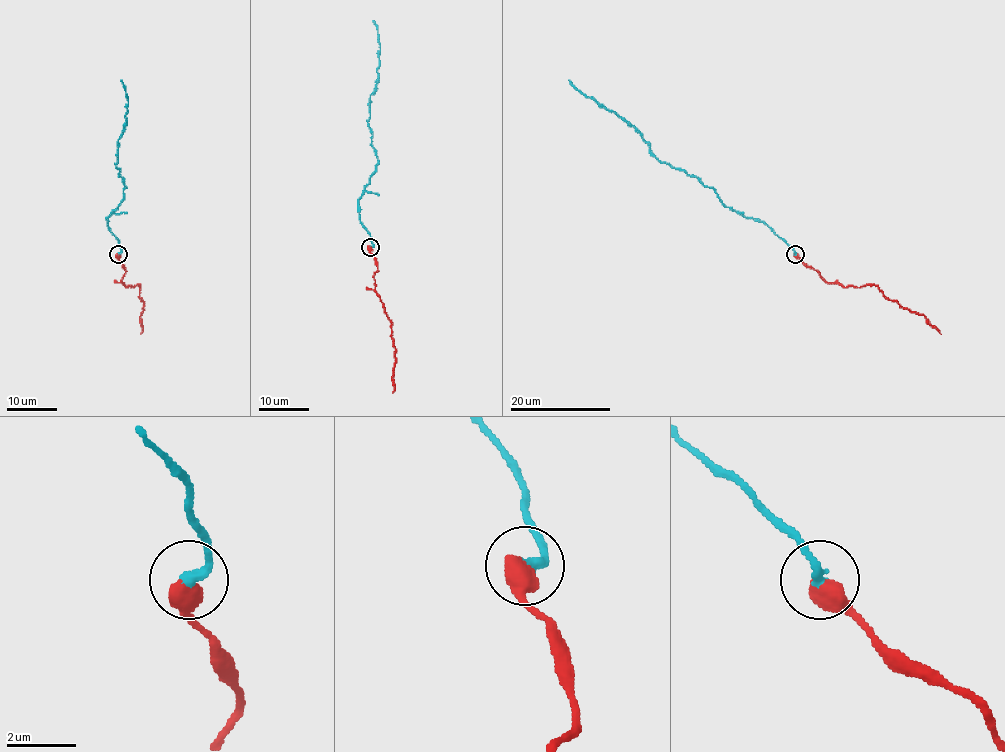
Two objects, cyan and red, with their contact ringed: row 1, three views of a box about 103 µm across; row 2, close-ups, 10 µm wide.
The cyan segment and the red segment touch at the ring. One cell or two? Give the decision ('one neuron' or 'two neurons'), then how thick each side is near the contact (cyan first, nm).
two neurons | 320/650 nm

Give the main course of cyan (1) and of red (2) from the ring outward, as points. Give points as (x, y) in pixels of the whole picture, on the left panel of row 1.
1: (118, 253), (118, 240), (107, 218), (125, 188), (115, 165), (128, 99), (120, 80)
2: (118, 253), (125, 270), (123, 284), (127, 287), (139, 285), (143, 308), (141, 334)

